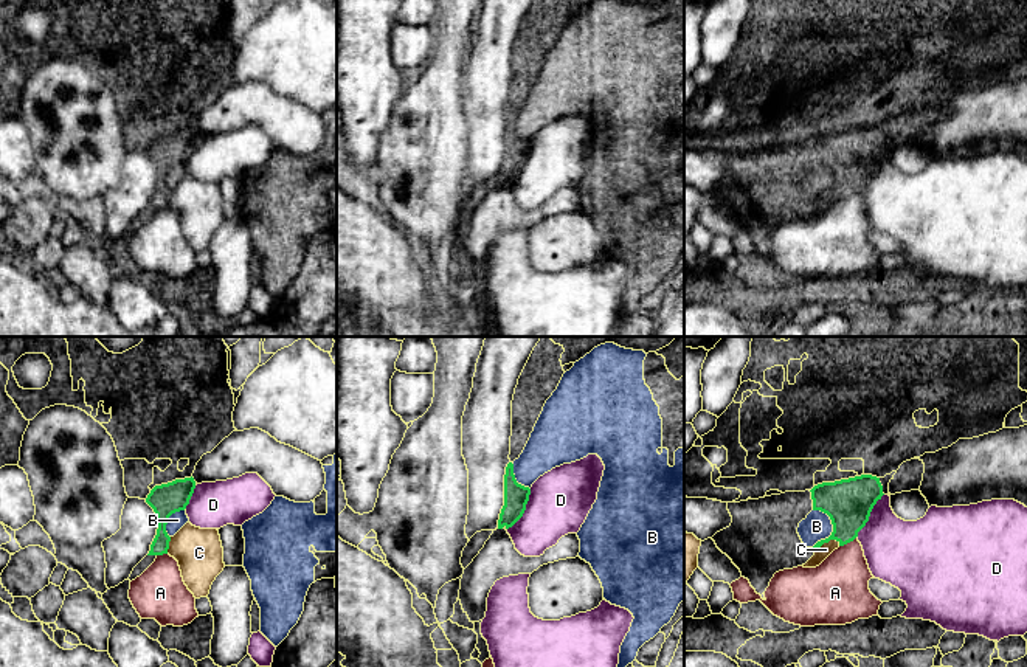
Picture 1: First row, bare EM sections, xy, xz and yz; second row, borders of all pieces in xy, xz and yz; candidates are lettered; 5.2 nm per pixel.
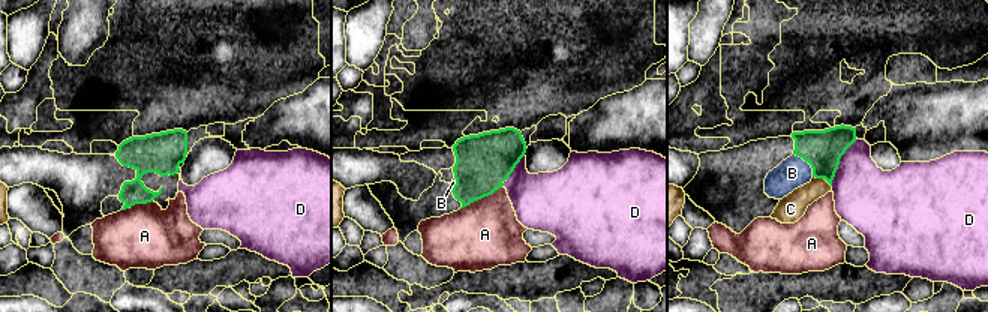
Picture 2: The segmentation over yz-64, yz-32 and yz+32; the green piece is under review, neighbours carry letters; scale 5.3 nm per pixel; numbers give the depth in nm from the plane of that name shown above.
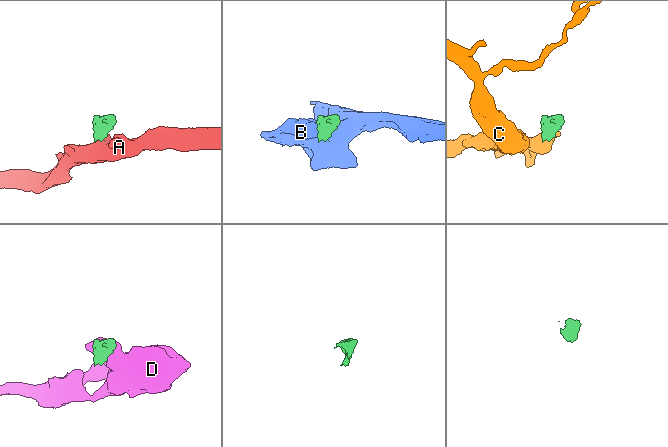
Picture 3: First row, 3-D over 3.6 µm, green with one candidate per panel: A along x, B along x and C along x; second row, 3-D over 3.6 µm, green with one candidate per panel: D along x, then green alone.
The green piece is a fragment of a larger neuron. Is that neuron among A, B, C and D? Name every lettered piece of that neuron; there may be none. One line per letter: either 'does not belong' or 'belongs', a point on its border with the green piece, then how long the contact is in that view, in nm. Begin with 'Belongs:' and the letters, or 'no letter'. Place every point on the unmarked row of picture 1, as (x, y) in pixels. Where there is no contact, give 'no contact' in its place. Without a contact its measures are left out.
Belongs: no letter
A: does not belong; meets green in yz at (847, 194); contact 100 nm long
B: does not belong; meets green in yz at (833, 183); contact 200 nm long
C: does not belong; meets green in yz at (827, 194); contact 140 nm long
D: does not belong; meets green in yz at (869, 168); contact 280 nm long

